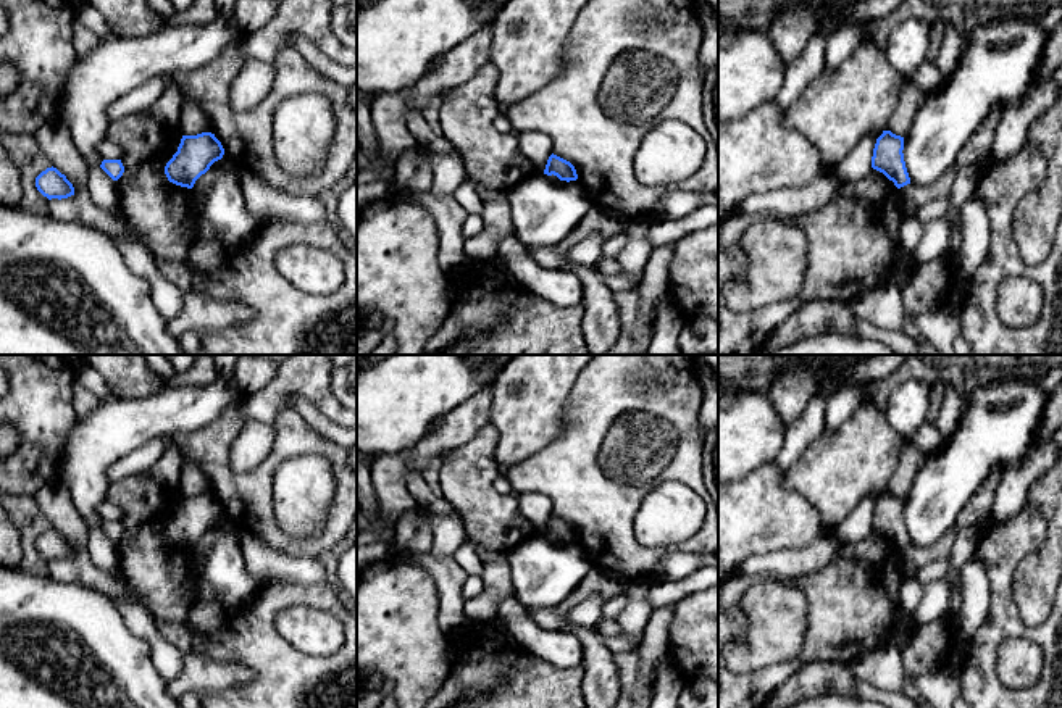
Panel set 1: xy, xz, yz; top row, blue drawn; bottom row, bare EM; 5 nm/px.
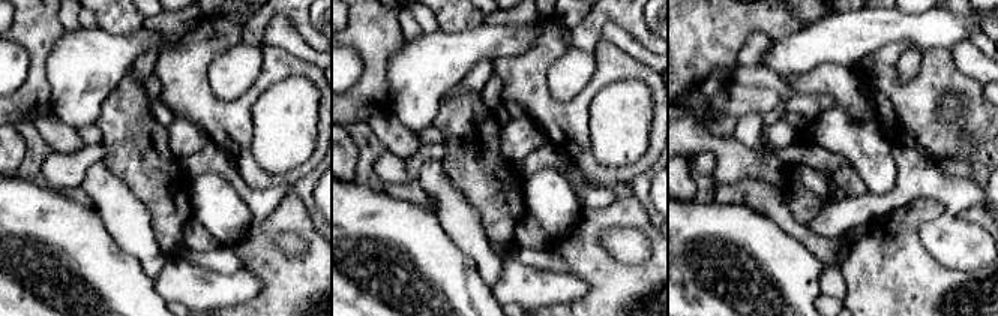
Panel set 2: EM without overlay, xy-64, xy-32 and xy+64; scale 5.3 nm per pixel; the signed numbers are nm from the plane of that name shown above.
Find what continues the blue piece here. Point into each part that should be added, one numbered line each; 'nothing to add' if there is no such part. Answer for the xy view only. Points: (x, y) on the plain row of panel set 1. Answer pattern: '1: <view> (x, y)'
nothing to add

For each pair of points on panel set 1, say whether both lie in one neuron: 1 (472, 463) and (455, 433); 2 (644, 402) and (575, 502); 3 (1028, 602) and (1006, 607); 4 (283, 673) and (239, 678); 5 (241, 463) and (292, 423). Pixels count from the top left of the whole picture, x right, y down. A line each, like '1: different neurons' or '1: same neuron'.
1: different neurons
2: same neuron
3: different neurons
4: different neurons
5: different neurons

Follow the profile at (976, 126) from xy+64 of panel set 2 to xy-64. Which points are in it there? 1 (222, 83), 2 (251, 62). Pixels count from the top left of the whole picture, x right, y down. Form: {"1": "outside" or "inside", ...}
{"1": "outside", "2": "outside"}

